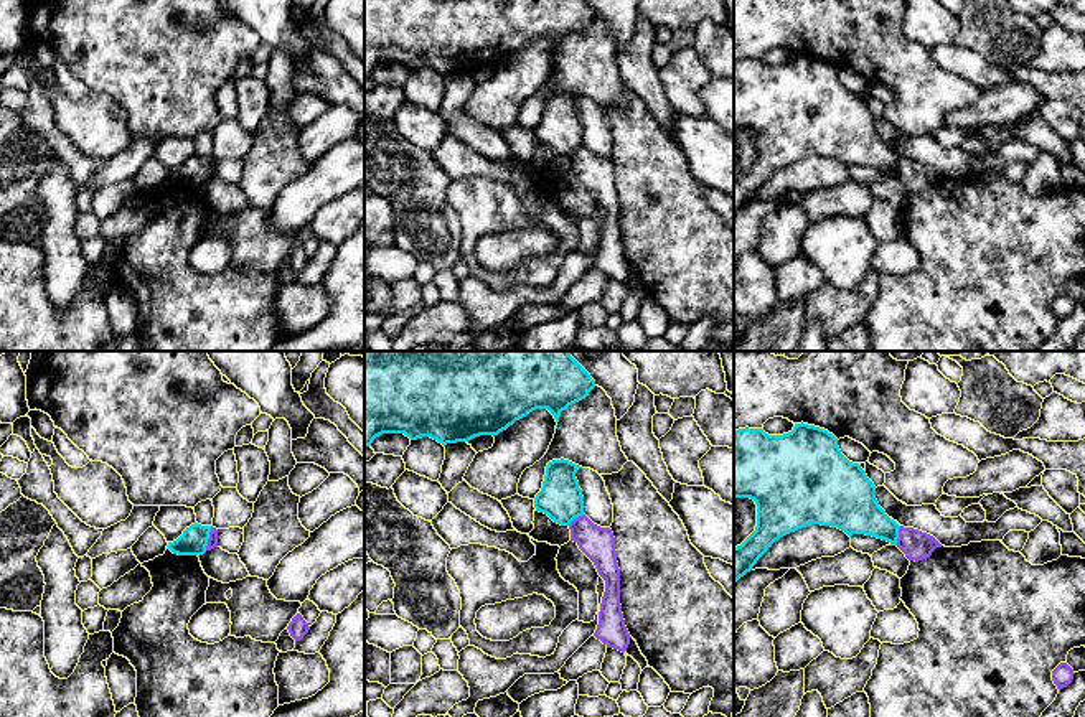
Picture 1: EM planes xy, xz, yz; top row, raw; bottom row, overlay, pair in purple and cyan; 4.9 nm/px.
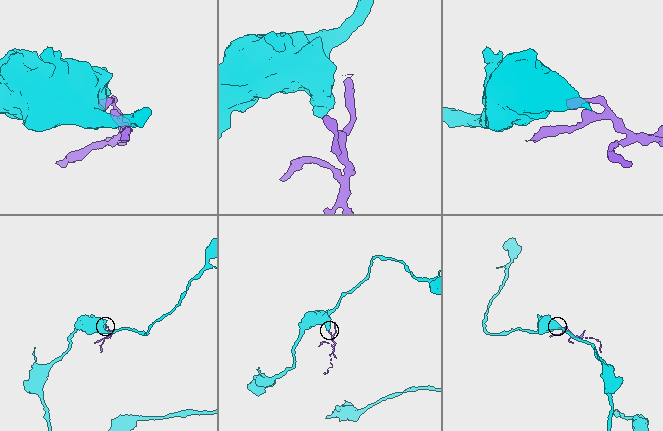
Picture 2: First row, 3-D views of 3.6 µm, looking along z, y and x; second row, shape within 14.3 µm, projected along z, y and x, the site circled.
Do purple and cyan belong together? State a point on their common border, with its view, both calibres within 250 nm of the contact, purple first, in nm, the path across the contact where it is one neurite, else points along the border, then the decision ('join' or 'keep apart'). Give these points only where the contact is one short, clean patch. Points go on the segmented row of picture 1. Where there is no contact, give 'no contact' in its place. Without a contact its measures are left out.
meets purple in xy at (210, 538); 50 nm thick on the purple side, 140 nm on the other; border along xy (211, 526), (205, 549); keep apart

